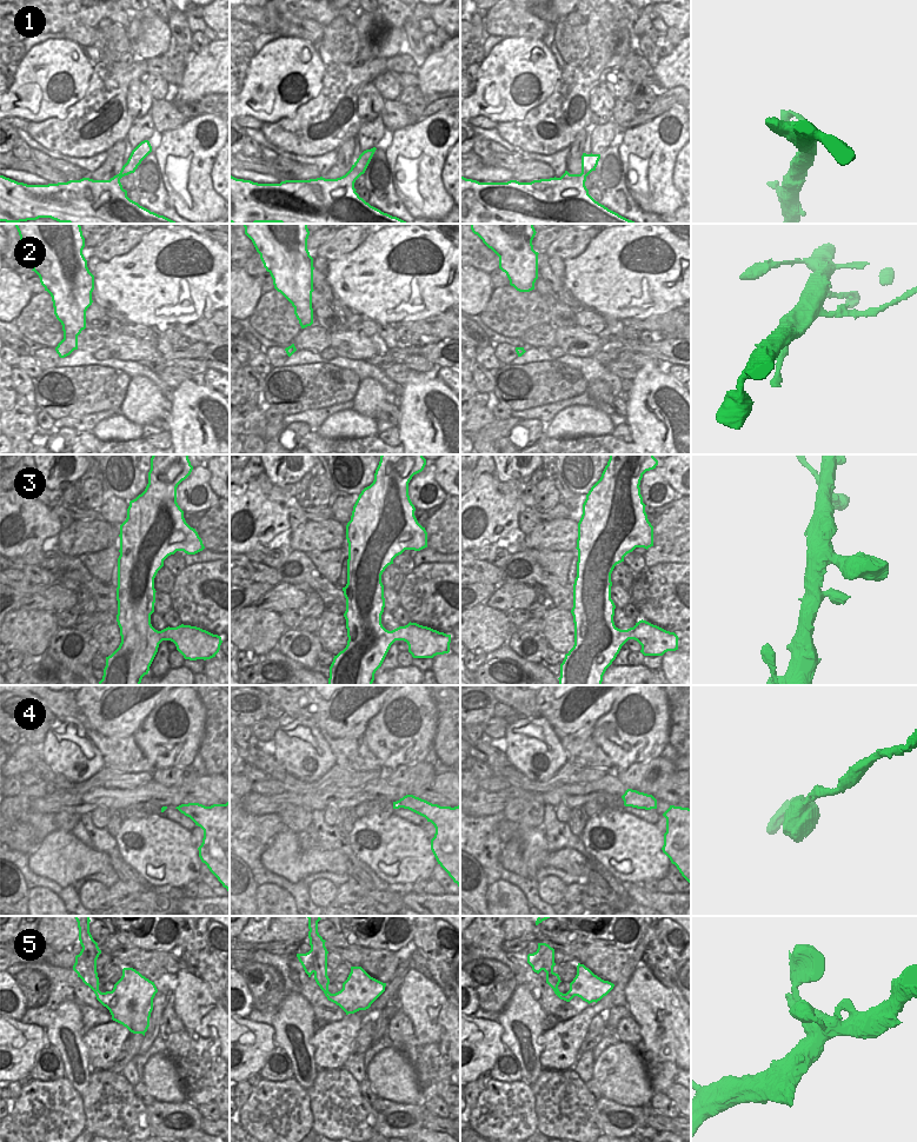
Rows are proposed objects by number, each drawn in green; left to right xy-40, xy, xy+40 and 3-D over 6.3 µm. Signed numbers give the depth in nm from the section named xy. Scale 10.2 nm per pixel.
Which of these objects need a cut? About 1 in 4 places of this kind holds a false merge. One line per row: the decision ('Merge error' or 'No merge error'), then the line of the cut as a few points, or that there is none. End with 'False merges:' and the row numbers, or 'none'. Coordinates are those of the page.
1: No merge error. No split
2: No merge error. No split
3: No merge error. No split
4: No merge error. No split
5: No merge error. No split
False merges: none.

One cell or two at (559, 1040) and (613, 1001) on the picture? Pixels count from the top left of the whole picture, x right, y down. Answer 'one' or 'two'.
one

